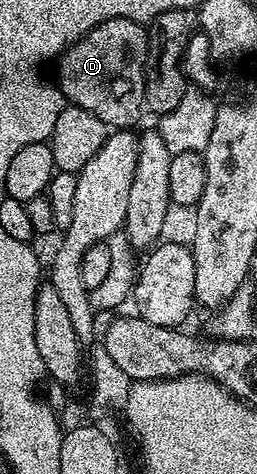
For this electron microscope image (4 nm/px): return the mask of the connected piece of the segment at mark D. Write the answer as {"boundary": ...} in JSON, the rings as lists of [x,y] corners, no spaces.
{"boundary":[[[111,18],[69,46],[57,59],[58,89],[66,100],[101,119],[108,128],[127,129],[144,112],[148,28],[129,18]]]}

